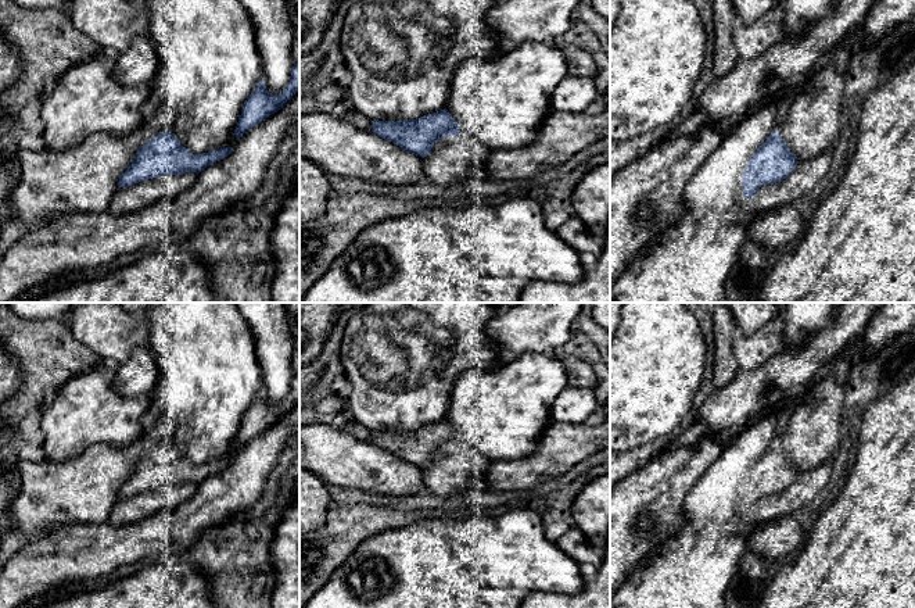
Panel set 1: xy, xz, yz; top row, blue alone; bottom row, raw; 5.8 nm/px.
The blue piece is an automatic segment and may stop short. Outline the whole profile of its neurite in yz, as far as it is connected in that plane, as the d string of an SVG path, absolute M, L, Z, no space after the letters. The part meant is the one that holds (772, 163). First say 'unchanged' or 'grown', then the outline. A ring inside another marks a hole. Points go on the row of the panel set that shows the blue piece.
grown; M775 130L747 161L742 176L743 196L756 200L756 215L790 205L824 182L832 158L833 149L829 149L799 161Z

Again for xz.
grown; M446 108L416 119L372 121L372 132L405 151L421 157L424 180L428 183L458 186L470 176L484 178L482 164L491 149L474 139L462 137L459 124Z

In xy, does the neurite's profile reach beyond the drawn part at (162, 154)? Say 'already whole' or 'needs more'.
needs more

